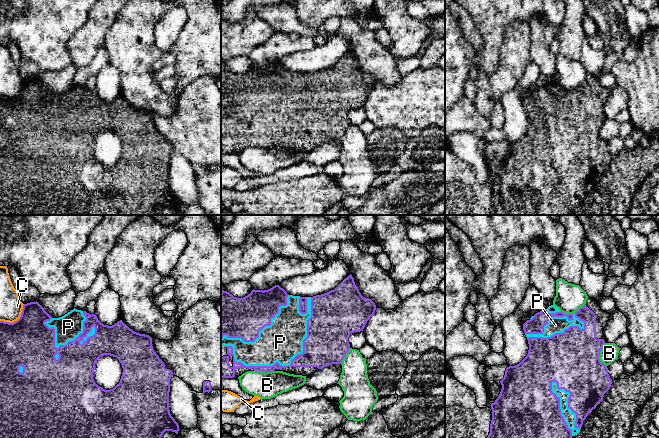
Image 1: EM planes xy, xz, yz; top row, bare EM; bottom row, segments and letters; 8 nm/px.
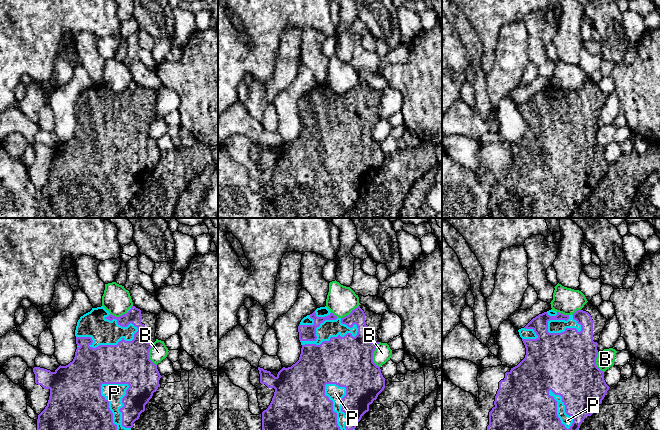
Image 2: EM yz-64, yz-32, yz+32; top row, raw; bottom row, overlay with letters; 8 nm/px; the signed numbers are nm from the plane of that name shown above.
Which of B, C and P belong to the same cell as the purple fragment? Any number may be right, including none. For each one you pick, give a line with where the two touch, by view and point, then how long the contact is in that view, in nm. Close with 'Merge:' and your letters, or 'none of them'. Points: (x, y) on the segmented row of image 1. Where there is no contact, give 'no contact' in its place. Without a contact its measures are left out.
P: contact yz (551, 317); length 480 nm
Merge: P

